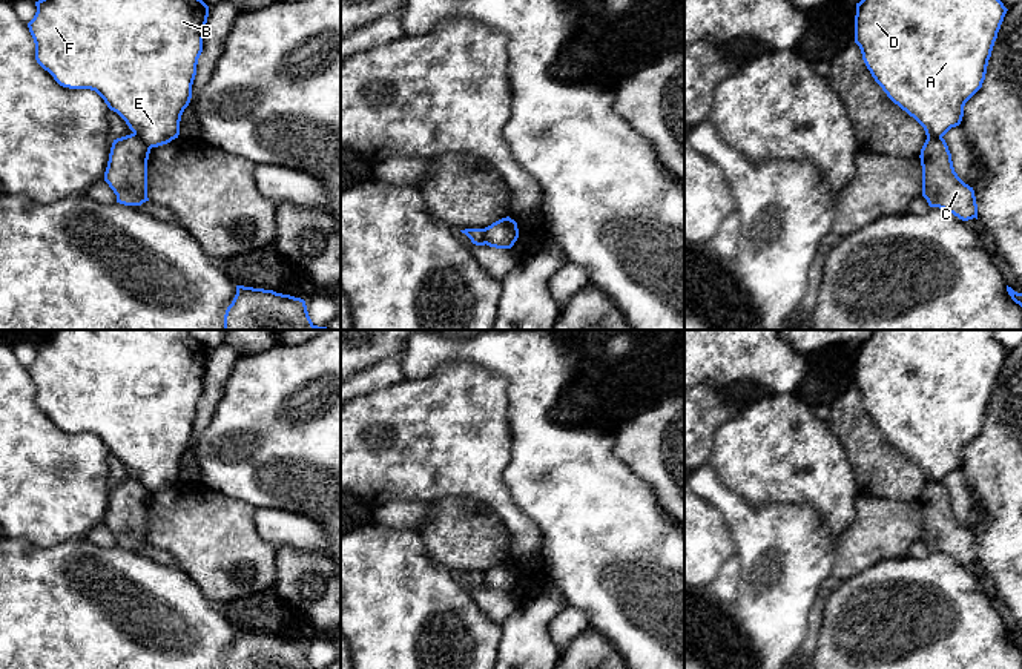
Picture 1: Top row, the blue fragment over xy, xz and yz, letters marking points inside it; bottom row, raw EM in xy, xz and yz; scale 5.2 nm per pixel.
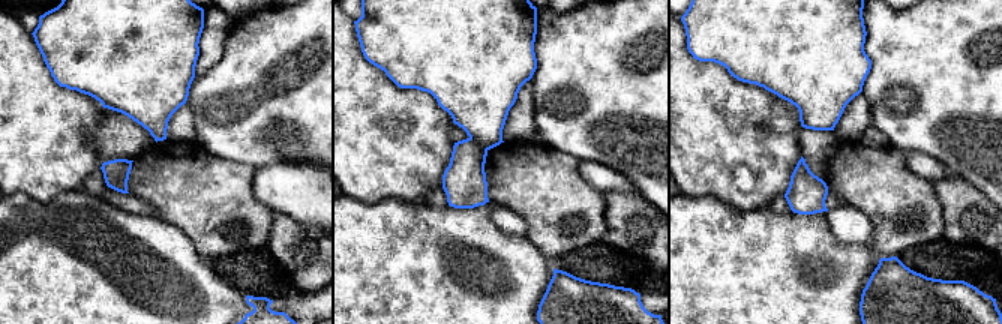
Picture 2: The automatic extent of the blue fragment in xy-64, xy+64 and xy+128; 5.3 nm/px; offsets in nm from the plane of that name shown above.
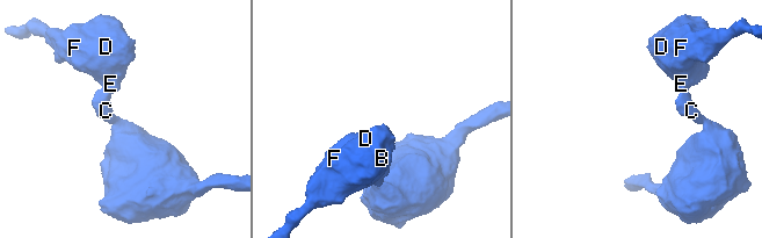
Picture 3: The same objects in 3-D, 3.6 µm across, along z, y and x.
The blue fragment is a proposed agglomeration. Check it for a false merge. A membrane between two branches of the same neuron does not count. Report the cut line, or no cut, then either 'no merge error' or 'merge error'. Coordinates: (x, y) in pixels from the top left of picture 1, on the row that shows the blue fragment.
xy (134, 132), (151, 148) | merge error

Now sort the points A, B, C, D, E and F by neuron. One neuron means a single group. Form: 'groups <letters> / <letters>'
groups A B D E F / C

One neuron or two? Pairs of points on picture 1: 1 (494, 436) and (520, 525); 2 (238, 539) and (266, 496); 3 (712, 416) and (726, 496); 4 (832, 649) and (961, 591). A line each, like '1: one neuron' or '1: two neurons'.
1: one neuron
2: two neurons
3: two neurons
4: one neuron

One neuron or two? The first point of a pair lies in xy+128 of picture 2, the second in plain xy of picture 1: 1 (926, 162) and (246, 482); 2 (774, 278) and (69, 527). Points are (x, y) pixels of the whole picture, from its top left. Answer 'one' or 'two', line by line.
1: two
2: two

